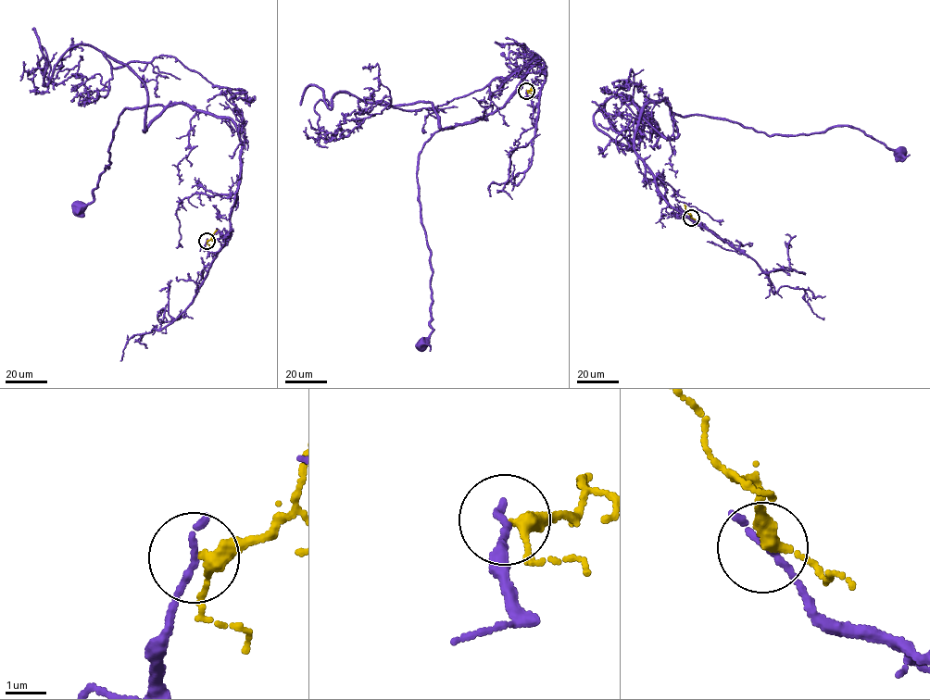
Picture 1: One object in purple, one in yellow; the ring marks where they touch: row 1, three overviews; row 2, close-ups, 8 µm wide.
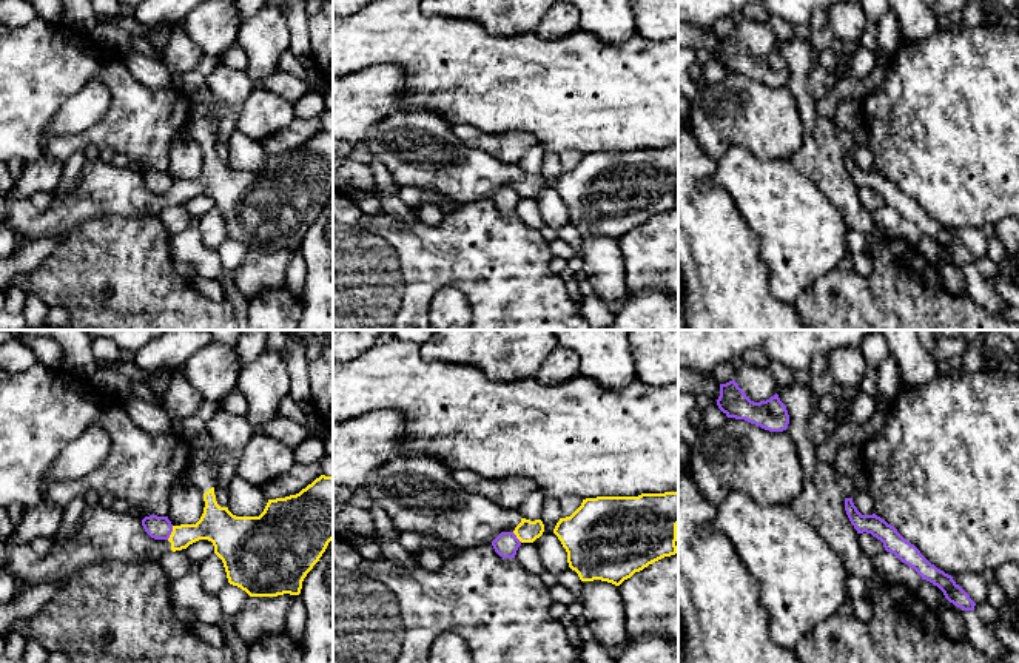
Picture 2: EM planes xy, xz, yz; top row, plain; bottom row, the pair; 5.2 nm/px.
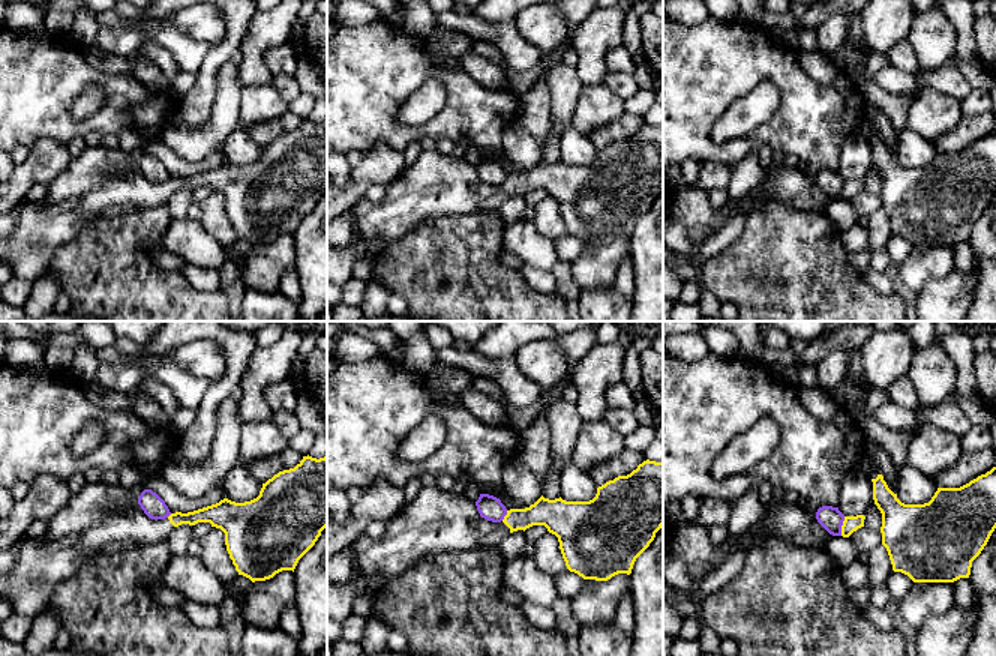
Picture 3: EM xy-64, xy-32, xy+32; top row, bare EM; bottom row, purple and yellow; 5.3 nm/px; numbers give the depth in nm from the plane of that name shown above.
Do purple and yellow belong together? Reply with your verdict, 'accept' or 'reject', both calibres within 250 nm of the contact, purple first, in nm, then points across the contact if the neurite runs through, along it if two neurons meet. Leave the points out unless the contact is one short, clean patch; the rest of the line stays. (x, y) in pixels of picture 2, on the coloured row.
reject; 130 nm thick on the purple side, 190 nm on the other; border along xy (173, 526), (167, 538)

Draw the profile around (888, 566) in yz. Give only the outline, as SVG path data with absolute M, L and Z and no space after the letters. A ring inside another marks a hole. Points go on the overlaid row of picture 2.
M882 552L877 555L869 557L874 569L879 574L879 578L886 581L899 583L906 586L908 589L917 589L922 577L908 564L902 563L894 554Z

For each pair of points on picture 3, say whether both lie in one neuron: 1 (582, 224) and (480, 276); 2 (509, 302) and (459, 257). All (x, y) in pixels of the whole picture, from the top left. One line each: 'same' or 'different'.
1: different
2: same

